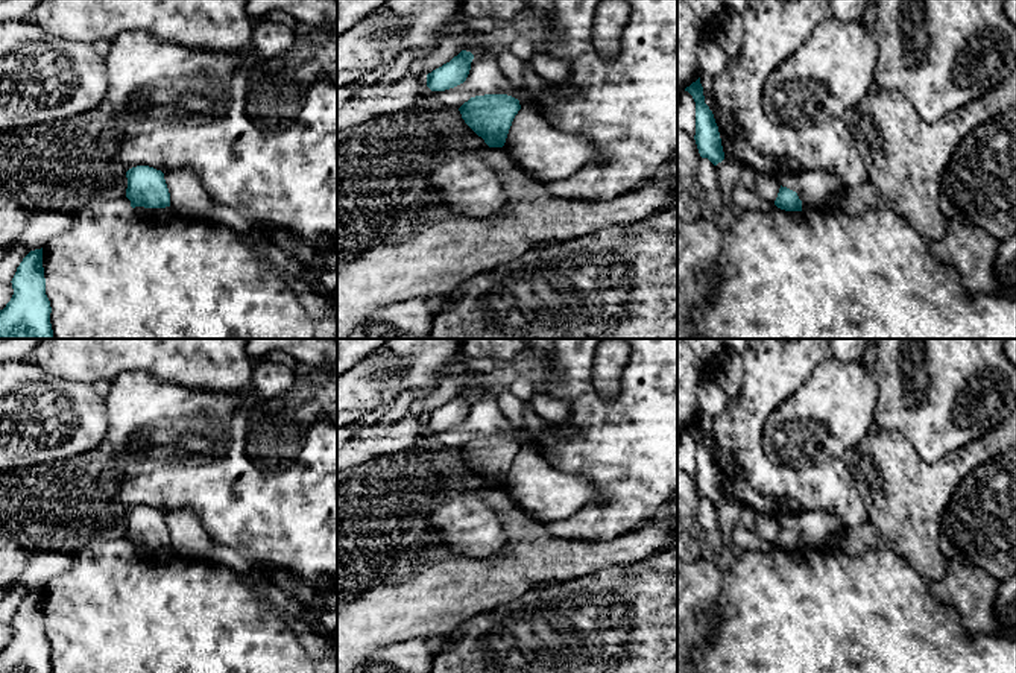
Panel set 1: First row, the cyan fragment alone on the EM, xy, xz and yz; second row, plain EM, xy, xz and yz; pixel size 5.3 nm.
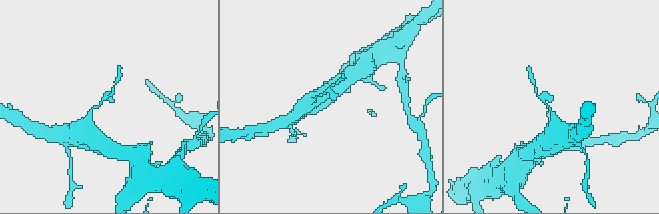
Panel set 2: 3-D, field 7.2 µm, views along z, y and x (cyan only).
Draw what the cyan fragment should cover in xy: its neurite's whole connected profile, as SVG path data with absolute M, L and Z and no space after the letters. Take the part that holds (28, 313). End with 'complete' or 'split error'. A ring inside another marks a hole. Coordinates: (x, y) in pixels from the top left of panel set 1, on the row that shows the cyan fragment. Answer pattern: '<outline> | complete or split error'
M43 248L30 251L12 278L14 295L0 310L0 339L55 339L46 295Z | complete

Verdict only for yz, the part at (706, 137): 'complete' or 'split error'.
complete

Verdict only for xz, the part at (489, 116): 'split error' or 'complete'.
complete

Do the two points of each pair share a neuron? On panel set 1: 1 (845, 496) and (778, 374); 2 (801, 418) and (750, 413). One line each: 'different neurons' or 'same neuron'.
1: same neuron
2: different neurons

